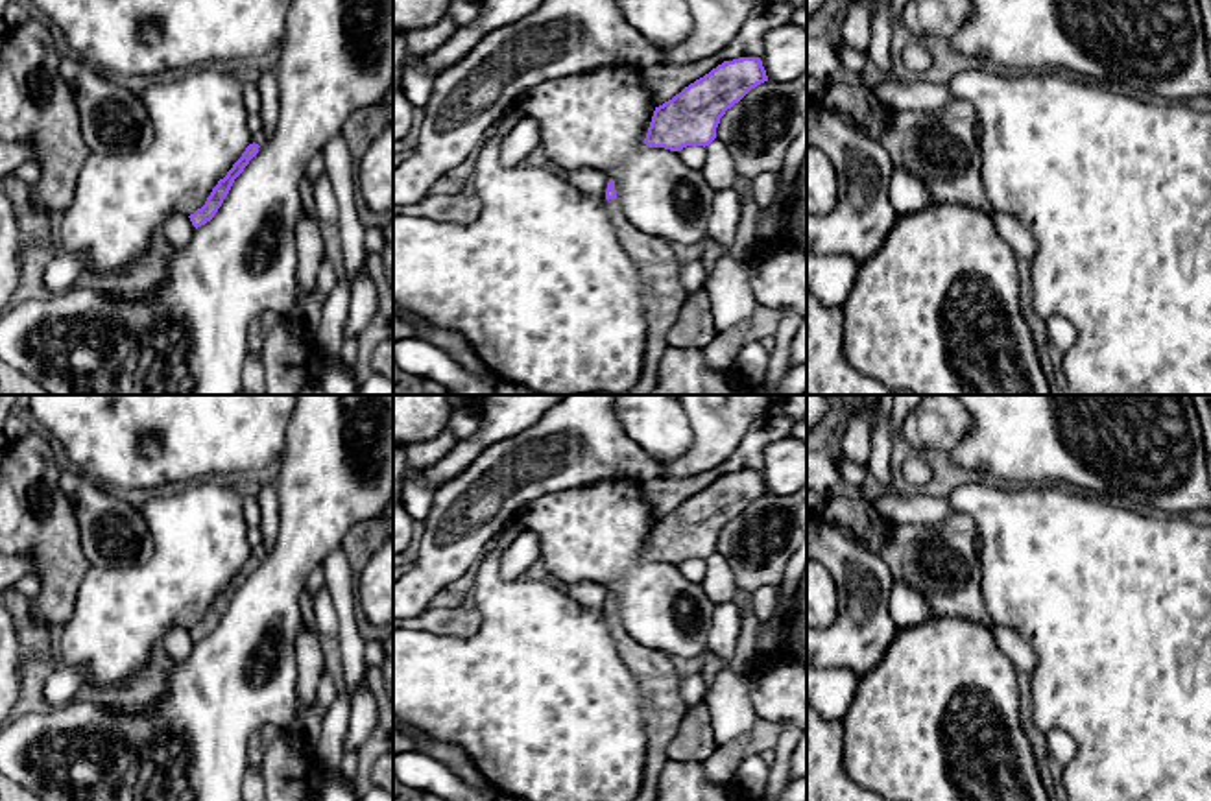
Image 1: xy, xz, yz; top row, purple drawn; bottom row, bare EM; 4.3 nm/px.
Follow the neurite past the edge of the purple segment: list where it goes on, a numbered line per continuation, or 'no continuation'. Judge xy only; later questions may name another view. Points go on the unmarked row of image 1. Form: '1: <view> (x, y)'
no continuation

